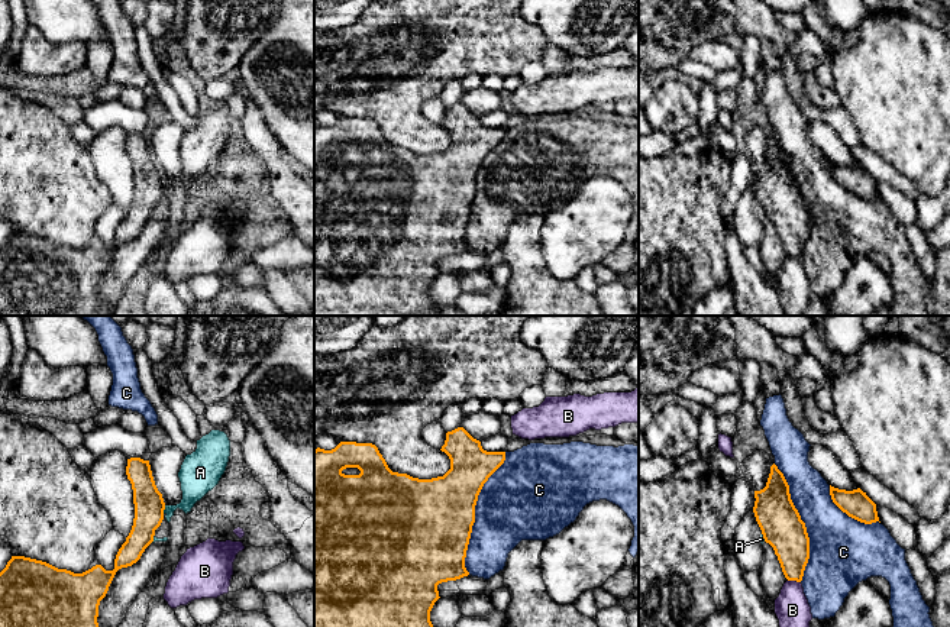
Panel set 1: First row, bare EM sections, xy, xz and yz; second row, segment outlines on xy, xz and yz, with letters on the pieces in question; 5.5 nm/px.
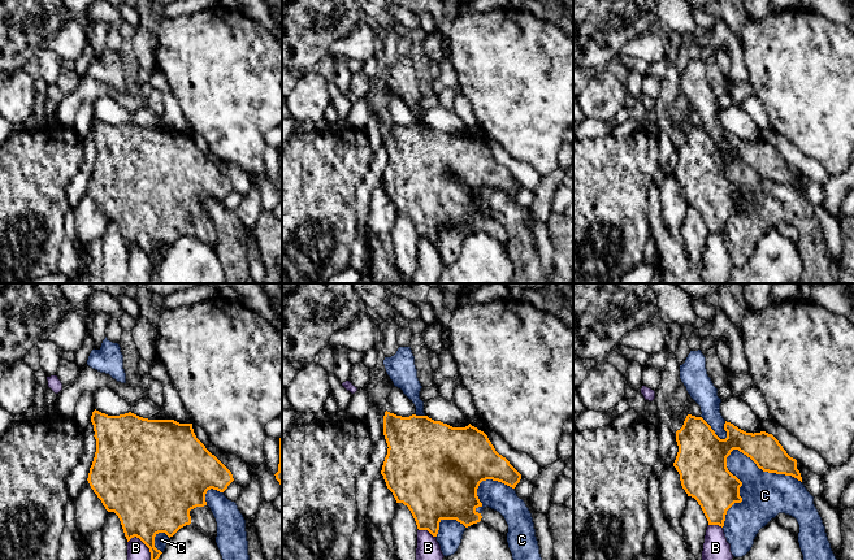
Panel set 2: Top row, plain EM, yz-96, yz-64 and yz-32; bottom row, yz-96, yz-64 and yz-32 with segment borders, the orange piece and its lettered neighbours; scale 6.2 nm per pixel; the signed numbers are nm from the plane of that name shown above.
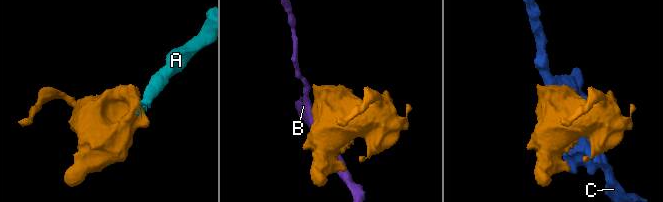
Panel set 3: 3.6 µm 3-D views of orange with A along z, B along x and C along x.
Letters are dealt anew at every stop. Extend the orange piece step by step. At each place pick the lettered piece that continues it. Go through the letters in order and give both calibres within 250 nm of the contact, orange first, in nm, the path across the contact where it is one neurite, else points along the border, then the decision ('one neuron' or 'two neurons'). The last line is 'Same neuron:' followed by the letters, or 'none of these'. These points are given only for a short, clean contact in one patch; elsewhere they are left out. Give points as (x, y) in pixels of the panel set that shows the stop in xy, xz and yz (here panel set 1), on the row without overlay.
A: calibres 170 and 190 nm; border xy (165, 181), (162, 188); two neurons
B: calibres 220 and 190 nm; two neurons
C: calibres 460 and 420 nm; two neurons
Same neuron: none of these

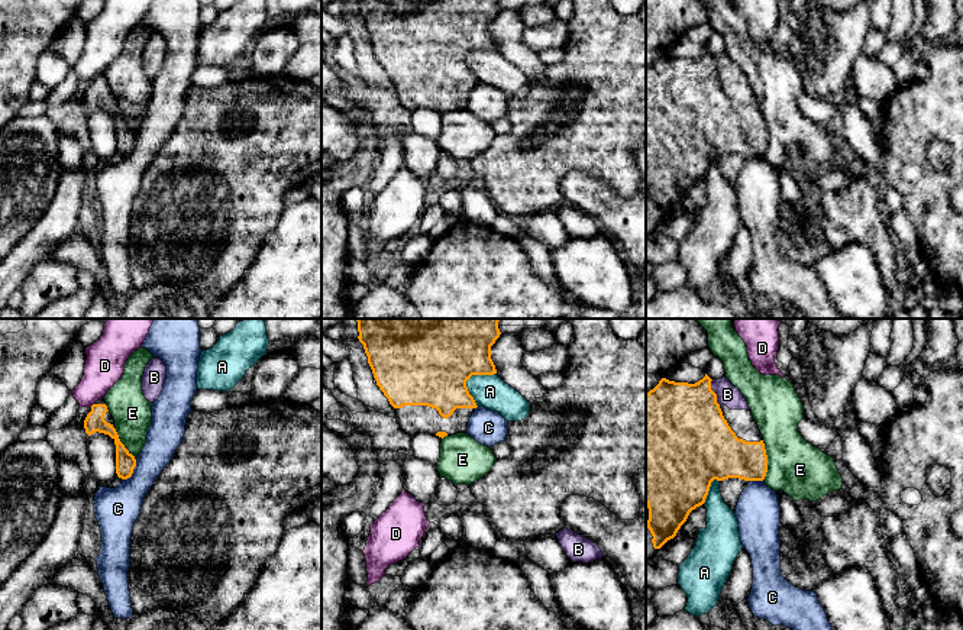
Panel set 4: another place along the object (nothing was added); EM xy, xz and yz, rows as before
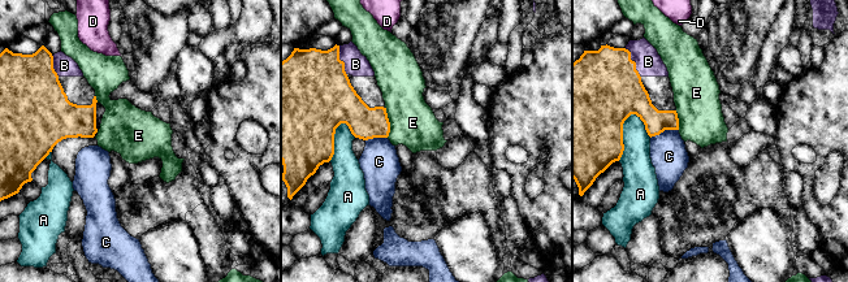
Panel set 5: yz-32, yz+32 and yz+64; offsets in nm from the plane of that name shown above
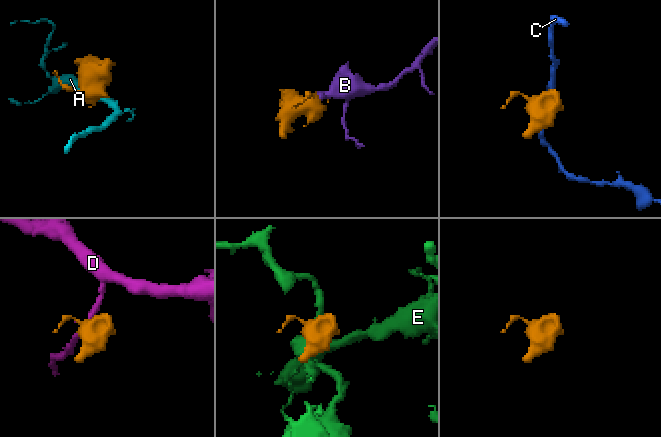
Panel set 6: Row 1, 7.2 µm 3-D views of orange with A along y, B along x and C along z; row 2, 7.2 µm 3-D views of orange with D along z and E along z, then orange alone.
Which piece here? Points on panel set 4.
A: calibres 440 and 190 nm; two neurons
B: calibres 460 and 120 nm; one neuron
C: calibres 110 and 240 nm; border xy (136, 135), (133, 148), (123, 155); two neurons
D: calibres 110 and 220 nm; two neurons
E: calibres 260 and 300 nm; border yz (762, 116), (766, 125), (766, 151), (763, 155); two neurons
Same neuron: B

